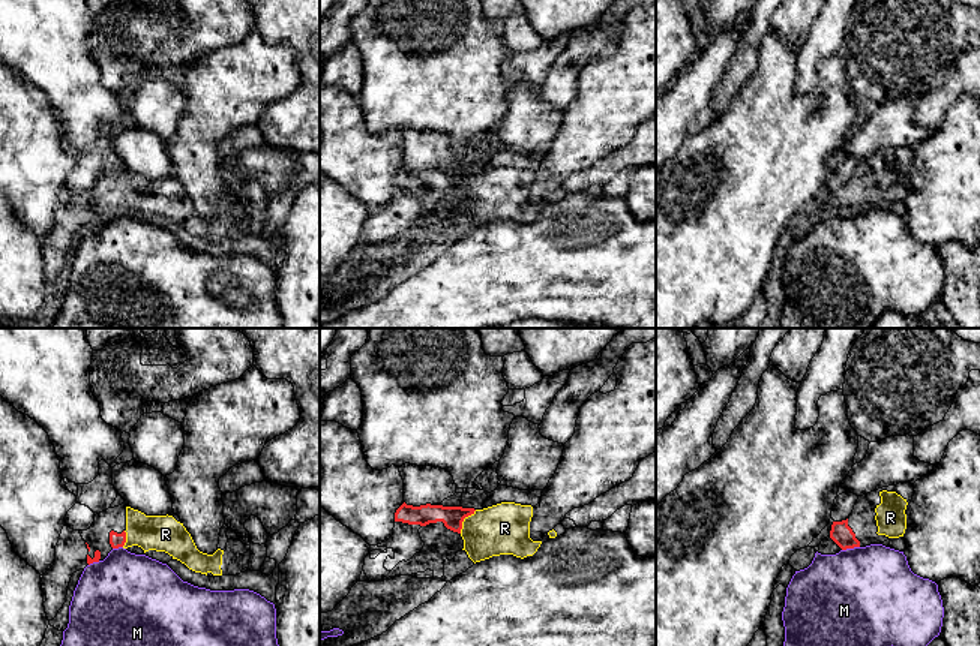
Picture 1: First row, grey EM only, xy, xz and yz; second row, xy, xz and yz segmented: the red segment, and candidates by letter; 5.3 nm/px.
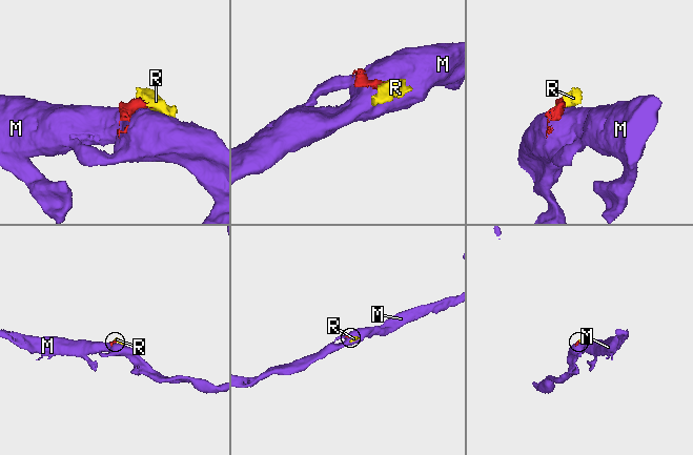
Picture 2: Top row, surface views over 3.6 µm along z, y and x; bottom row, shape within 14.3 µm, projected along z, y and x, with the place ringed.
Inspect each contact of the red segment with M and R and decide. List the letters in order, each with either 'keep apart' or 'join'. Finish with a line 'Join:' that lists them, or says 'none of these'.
M: keep apart
R: join
Join: R

